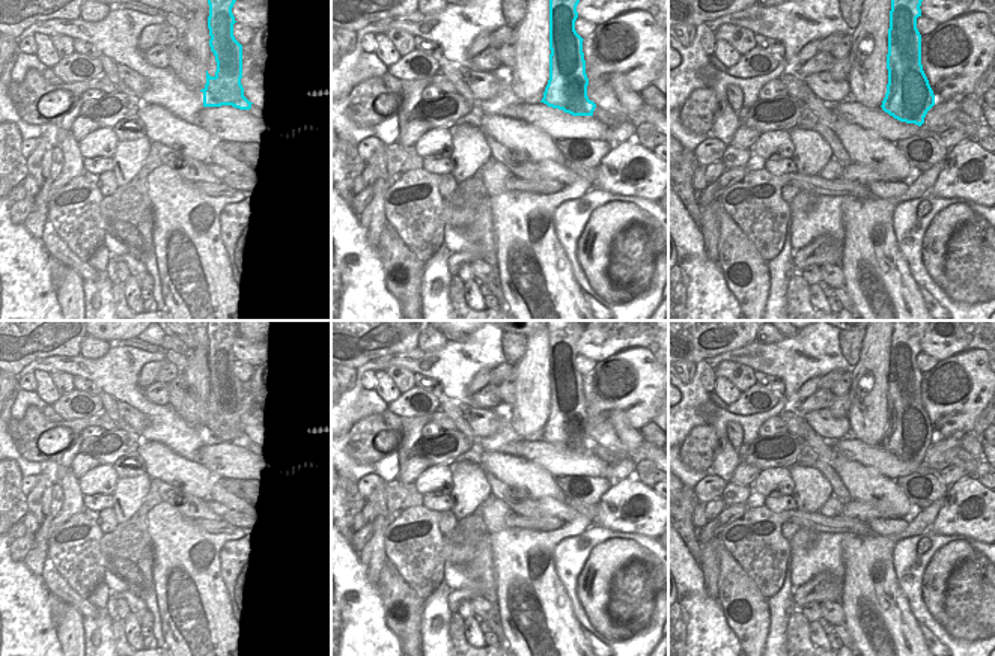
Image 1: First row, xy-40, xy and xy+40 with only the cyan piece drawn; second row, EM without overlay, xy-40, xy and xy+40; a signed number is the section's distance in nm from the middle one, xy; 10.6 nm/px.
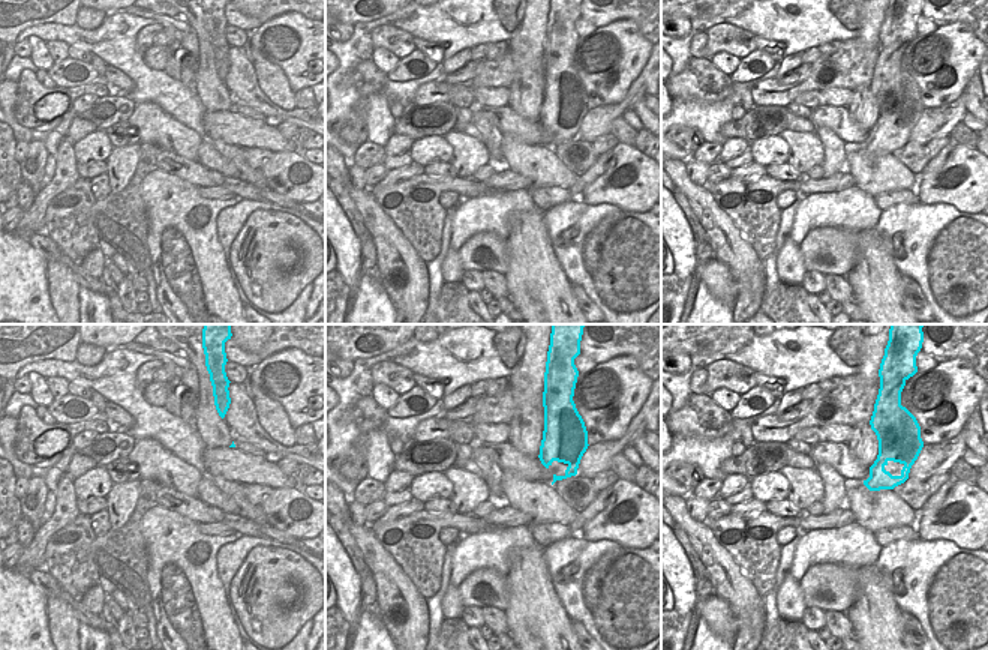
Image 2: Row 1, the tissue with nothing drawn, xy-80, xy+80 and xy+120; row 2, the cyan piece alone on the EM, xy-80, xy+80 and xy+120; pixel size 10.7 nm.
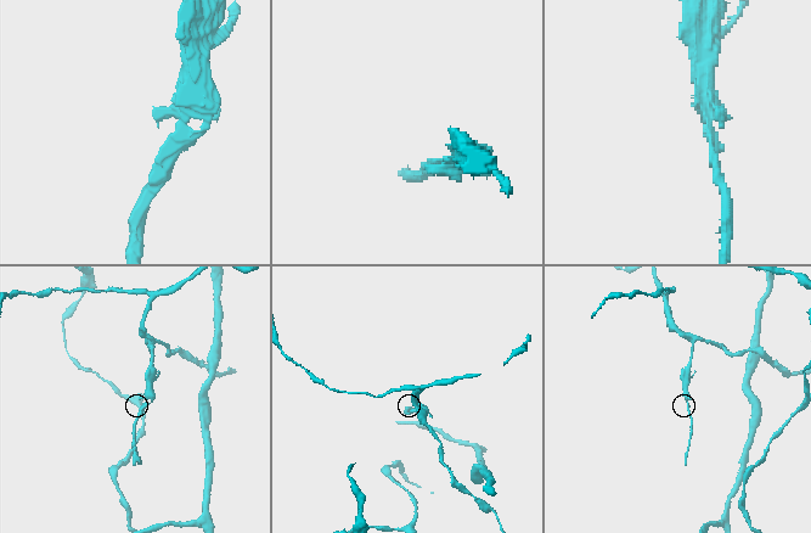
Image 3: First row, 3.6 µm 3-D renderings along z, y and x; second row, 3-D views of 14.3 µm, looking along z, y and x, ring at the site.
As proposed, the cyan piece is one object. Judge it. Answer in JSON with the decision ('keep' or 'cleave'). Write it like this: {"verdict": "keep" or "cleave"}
{"verdict": "cleave"}

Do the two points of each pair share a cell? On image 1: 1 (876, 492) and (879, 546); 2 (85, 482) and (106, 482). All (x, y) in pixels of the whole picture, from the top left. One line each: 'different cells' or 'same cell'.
1: different cells
2: same cell

